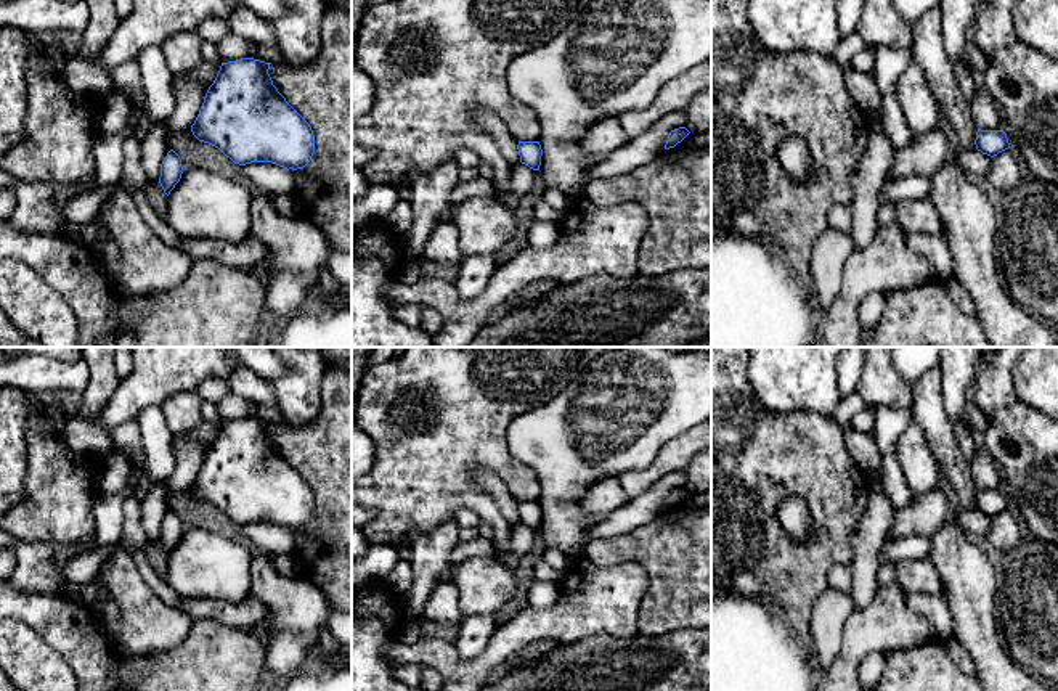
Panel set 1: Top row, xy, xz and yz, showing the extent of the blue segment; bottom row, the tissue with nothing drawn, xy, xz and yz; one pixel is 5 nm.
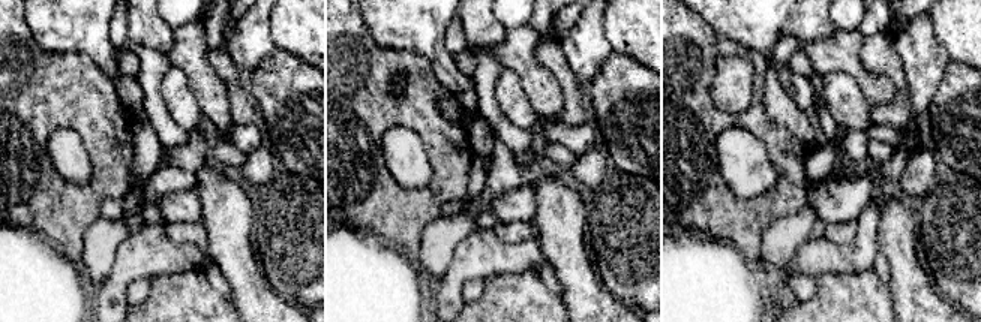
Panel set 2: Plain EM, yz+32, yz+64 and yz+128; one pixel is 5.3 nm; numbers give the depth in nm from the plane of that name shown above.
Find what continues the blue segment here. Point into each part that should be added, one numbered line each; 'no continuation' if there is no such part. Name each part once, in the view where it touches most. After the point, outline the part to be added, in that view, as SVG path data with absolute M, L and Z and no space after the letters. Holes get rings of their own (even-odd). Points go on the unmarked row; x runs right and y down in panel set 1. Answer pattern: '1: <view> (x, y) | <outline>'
no continuation

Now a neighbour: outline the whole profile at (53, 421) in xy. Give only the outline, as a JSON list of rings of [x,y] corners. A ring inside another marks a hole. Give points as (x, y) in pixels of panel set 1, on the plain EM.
[[[45,405],[42,413],[43,413],[47,432],[50,432],[50,434],[61,432],[63,423],[64,423],[61,413],[56,408],[50,407],[50,405]]]

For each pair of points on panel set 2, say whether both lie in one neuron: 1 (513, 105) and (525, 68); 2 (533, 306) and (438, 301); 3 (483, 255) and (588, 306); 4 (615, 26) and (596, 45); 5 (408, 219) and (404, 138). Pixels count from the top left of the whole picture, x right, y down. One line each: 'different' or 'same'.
1: different
2: different
3: different
4: different
5: different

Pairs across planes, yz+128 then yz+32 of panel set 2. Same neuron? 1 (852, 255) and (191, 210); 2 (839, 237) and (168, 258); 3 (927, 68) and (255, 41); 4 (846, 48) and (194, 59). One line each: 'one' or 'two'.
1: two
2: two
3: one
4: one

